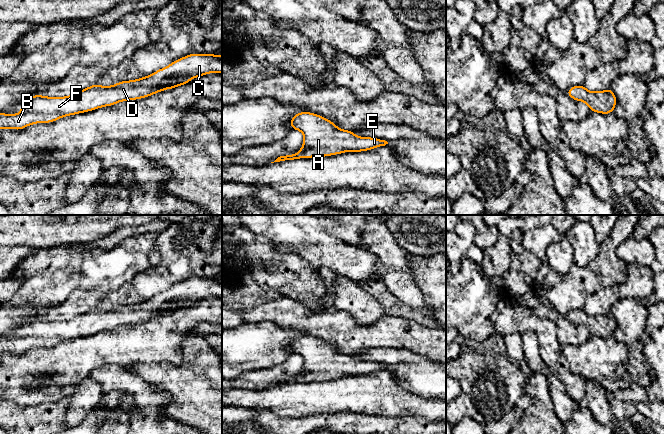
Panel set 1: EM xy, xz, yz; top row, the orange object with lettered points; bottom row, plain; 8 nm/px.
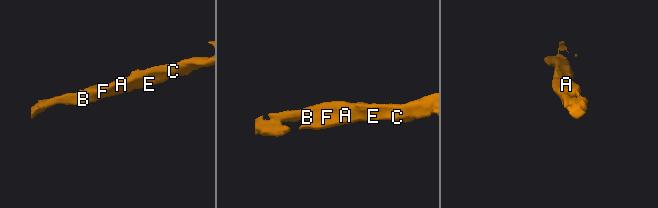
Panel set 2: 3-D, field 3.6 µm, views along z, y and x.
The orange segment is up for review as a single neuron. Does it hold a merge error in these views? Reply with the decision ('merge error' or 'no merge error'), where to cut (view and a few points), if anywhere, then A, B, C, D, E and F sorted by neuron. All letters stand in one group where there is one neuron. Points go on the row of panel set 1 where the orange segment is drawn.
no merge error; cut none; groups A B C D E F

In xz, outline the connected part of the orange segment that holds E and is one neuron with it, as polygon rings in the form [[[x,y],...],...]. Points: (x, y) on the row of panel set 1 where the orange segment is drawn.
[[[308,111],[295,114],[290,126],[303,133],[302,149],[292,155],[280,156],[274,162],[362,152],[388,144],[382,139],[356,136],[353,131],[340,129],[331,120]]]

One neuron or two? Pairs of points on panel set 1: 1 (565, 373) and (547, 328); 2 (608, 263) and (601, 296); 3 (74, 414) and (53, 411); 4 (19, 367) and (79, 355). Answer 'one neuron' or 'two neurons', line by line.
1: one neuron
2: two neurons
3: two neurons
4: one neuron

